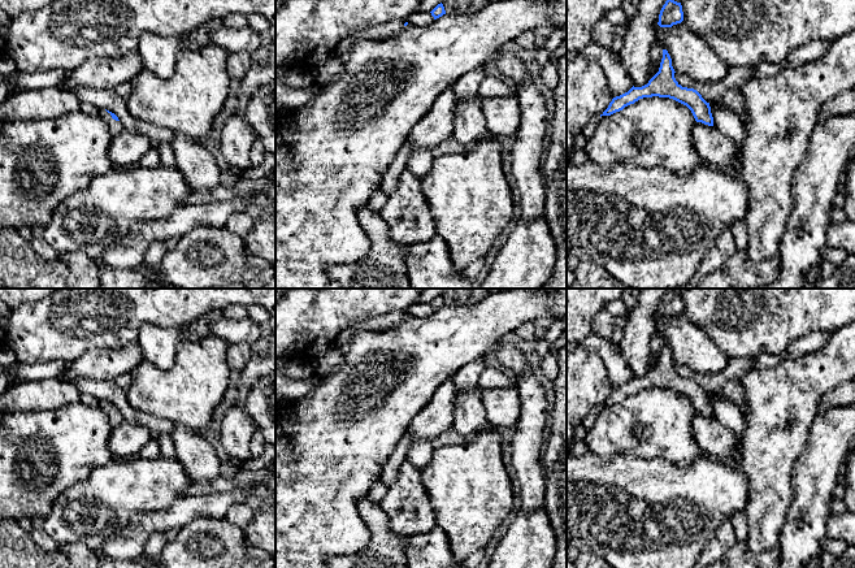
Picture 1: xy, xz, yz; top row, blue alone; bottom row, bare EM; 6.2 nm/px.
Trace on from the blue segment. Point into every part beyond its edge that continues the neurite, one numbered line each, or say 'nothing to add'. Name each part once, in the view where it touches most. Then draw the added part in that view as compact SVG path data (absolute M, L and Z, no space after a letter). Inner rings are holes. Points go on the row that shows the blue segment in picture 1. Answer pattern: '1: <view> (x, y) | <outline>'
1: xy (114, 128) | M100 109L99 116L107 122L108 130L112 136L118 135L123 130L122 123L113 120L110 113L108 113L105 109Z

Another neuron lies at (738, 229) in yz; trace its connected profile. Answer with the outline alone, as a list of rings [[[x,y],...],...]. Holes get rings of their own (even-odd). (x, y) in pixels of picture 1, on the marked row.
[[[734,221],[732,225],[732,235],[734,238],[734,243],[737,246],[737,251],[747,250],[747,226],[745,221]]]

